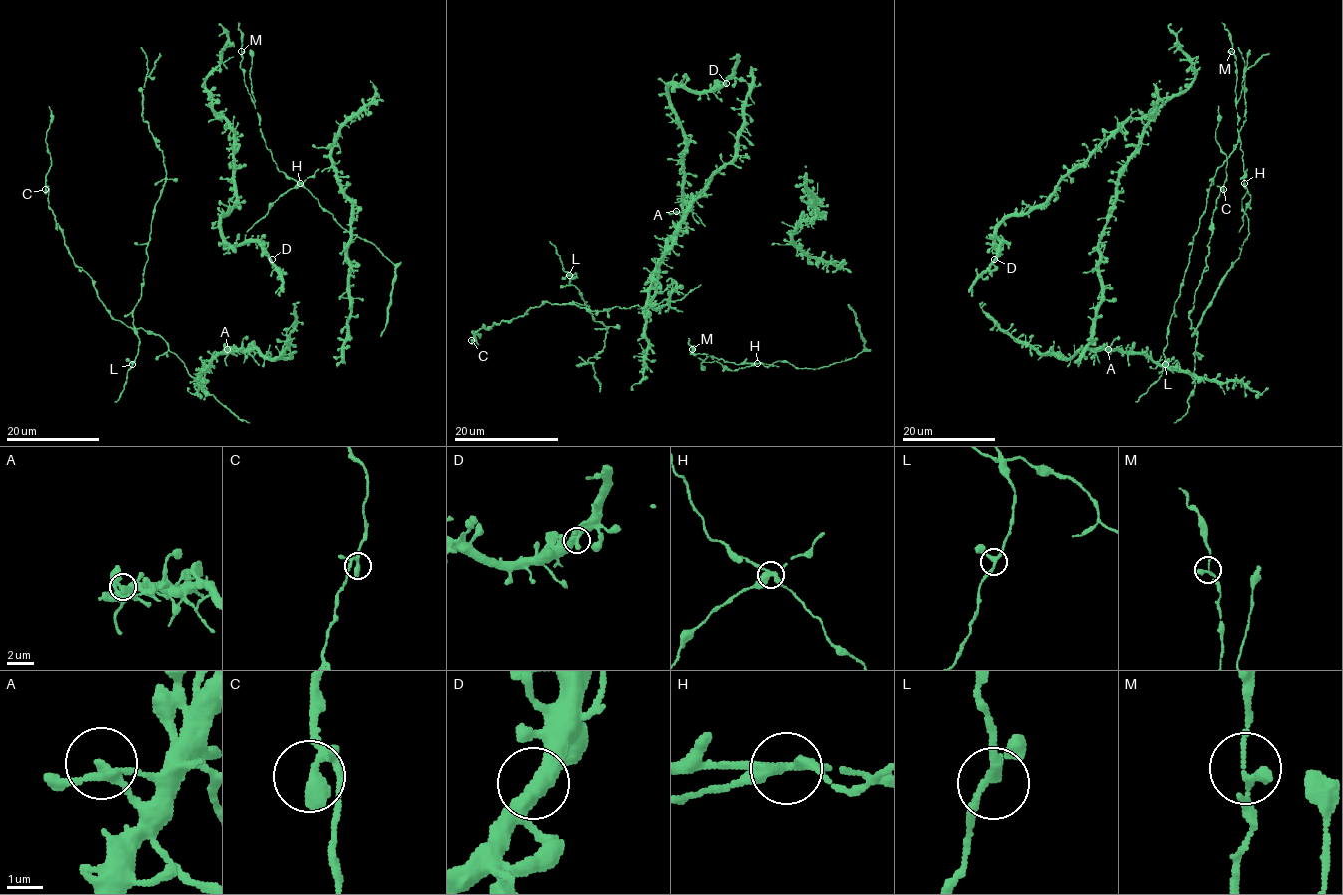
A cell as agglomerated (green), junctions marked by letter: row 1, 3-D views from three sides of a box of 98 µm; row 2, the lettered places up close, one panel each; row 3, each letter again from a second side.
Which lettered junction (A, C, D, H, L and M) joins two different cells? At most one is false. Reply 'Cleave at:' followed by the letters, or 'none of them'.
Cleave at: H

